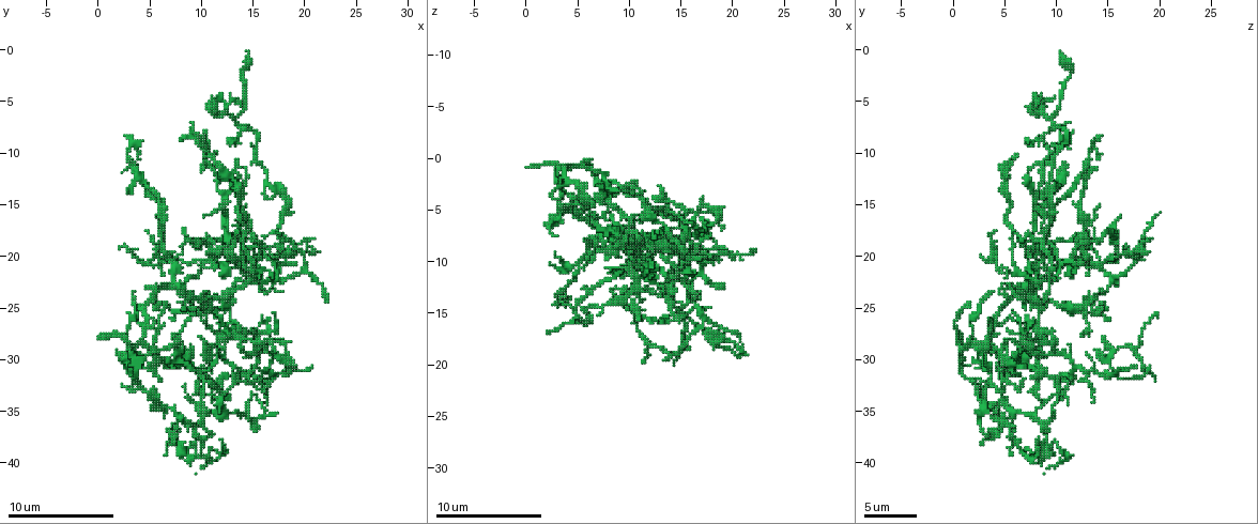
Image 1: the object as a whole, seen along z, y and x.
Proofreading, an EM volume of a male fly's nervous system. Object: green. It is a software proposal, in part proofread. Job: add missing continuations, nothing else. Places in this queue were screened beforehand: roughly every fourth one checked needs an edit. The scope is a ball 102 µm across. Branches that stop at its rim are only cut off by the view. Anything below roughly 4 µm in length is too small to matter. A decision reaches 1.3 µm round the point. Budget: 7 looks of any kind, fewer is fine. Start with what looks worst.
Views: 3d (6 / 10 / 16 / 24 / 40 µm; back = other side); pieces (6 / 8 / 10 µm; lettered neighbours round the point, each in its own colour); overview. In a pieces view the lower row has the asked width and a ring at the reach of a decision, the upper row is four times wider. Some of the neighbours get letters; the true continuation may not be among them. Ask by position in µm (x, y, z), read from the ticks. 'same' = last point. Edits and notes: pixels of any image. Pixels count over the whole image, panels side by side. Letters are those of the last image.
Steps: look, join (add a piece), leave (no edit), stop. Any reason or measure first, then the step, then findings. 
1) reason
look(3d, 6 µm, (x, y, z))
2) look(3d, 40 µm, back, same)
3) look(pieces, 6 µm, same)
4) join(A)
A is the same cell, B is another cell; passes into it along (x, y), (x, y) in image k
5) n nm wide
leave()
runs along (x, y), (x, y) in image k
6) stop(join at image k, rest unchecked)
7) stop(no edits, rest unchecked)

look(pieces, 8 µm, (0.4, 28.0, 1.0))

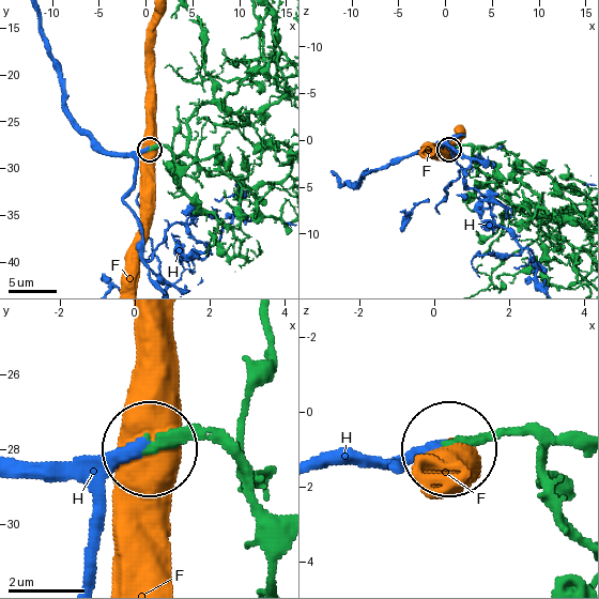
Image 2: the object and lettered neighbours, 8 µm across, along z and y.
join(H)
H is the same cell, F is another cell; it goes on there

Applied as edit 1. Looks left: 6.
look(overview)

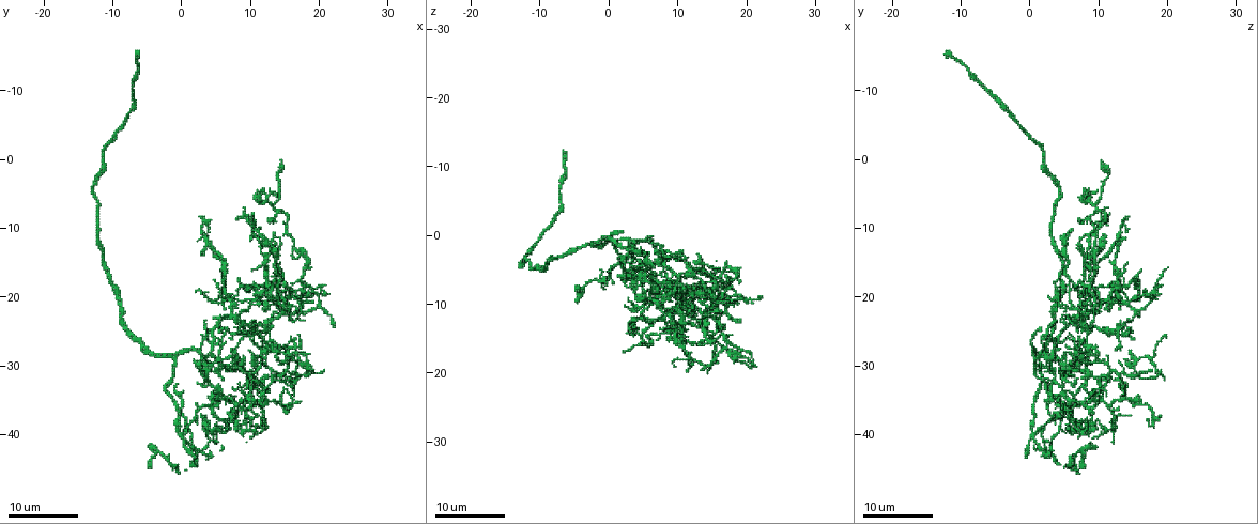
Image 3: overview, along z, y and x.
an open end
look(3d, 24 µm, (5.5, 25.0, 14.5))

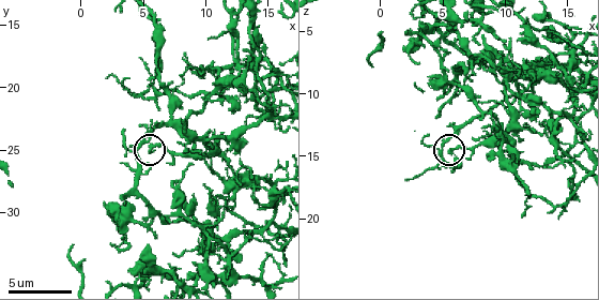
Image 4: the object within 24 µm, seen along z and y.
look(pieces, 6 µm, (5.6, 25.0, 14.6))

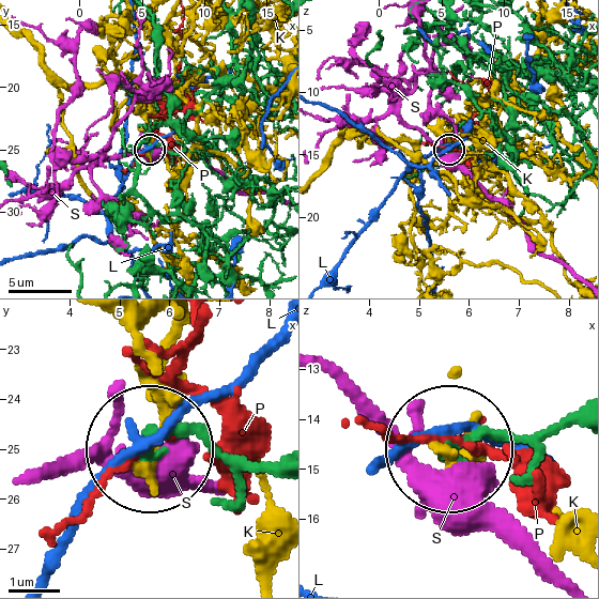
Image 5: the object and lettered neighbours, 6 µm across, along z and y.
leave()
K, L, P and S are other cells; none of them fits

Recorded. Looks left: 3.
branch stops here
look(pieces, 6 µm, (3.4, 23.6, 3.8))

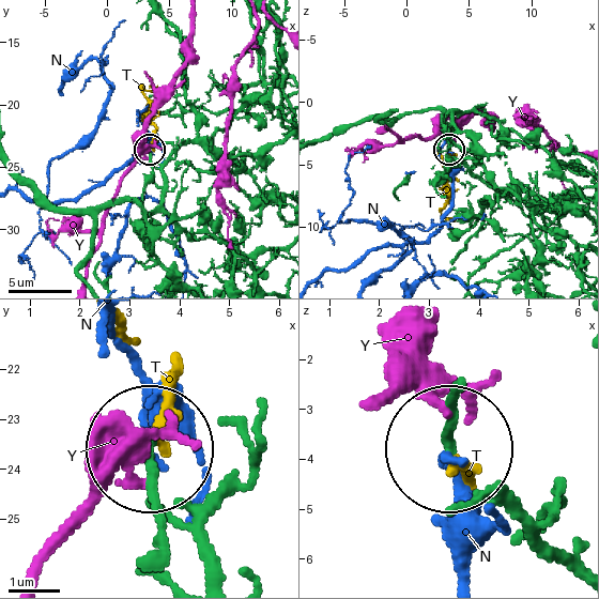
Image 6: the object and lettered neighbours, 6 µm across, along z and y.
join(T)
T is the same cell, N and Y are other cells; passes into it along (458, 385), (466, 495) in image 6; the neuron continues

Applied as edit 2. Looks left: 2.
stop(join at image 2, join at image 6, rest unchecked)

